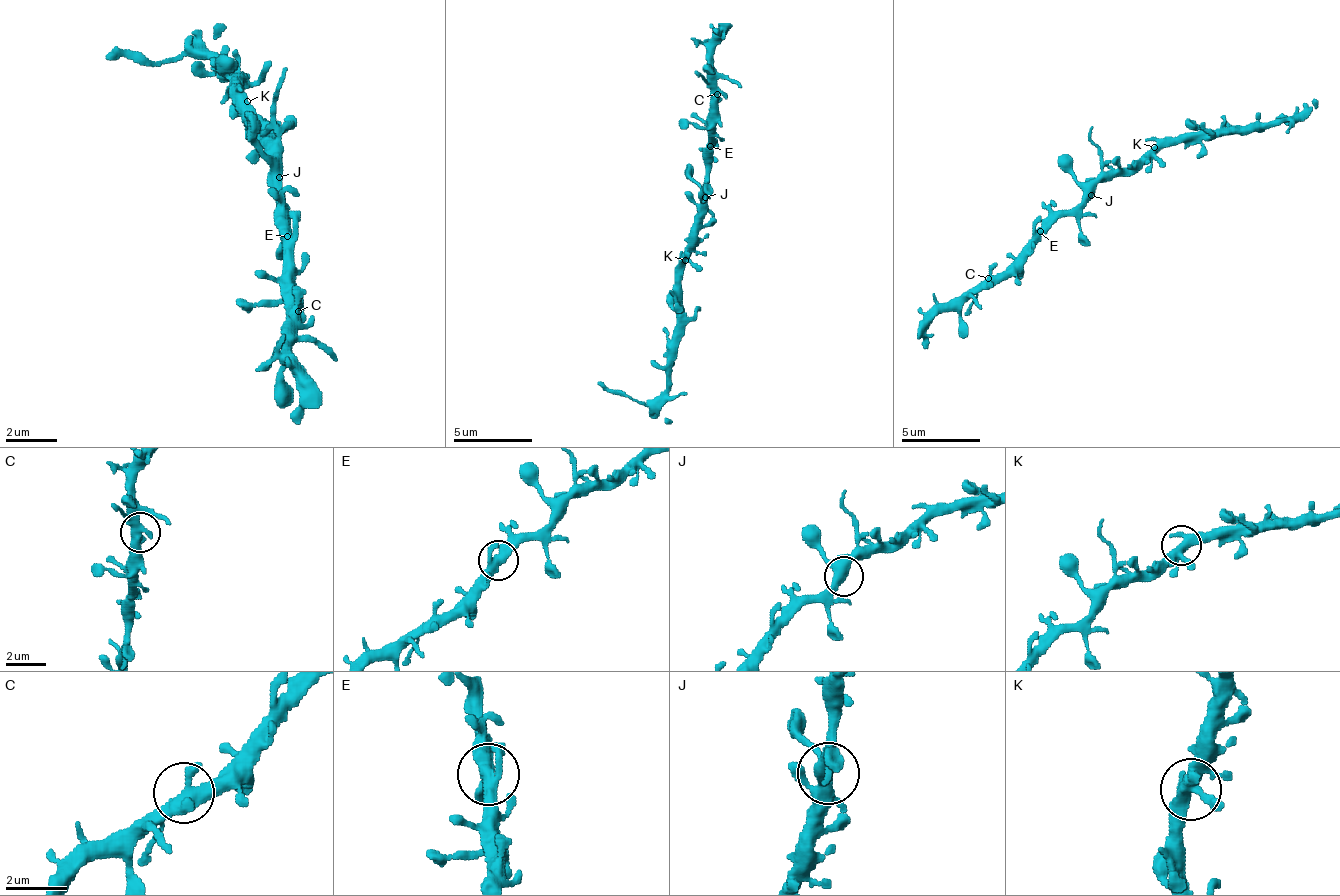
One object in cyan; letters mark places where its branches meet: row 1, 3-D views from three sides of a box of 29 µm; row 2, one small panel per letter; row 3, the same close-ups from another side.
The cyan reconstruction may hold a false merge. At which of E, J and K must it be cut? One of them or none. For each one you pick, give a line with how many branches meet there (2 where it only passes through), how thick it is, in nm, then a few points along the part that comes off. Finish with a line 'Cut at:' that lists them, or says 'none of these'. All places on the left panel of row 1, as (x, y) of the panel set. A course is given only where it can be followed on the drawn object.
Cut at: none of these

